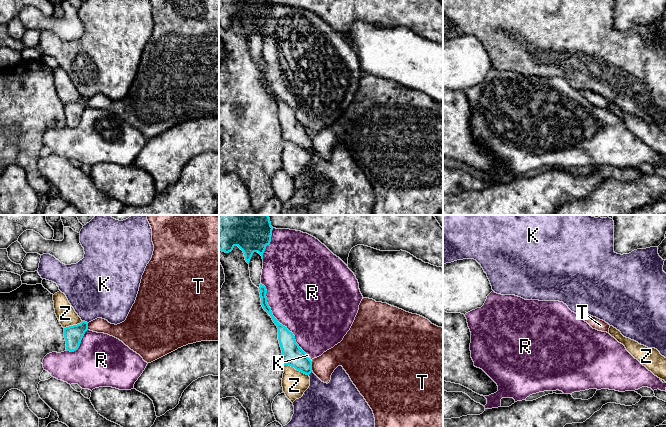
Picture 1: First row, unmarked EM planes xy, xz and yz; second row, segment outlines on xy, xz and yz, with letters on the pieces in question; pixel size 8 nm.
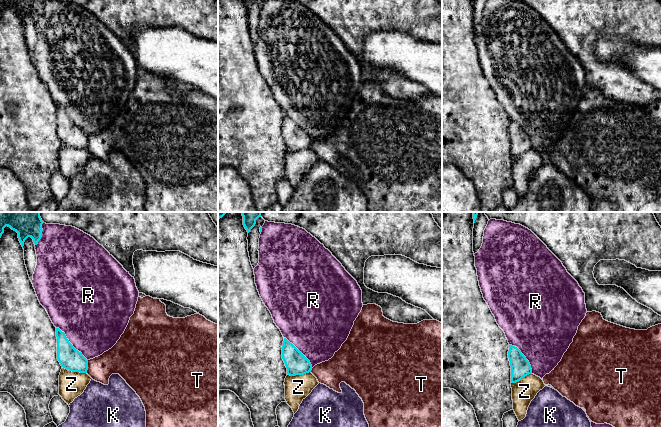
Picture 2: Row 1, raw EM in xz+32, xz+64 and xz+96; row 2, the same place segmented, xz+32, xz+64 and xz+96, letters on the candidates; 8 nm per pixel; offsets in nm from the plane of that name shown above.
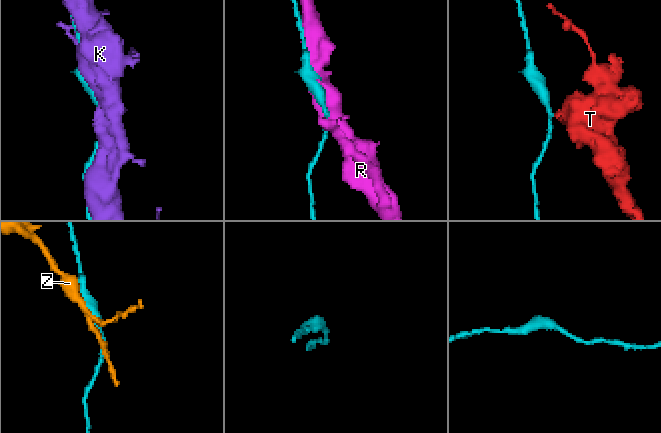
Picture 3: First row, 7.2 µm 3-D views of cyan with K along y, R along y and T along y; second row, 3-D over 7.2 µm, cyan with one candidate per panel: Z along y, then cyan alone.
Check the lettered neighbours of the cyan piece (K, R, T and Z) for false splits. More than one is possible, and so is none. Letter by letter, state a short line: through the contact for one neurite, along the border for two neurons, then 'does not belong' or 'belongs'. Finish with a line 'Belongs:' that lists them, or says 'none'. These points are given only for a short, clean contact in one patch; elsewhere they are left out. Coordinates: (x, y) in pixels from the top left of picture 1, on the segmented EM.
K: does not belong
R: does not belong
T: does not belong
Z: does not belong
Belongs: none

